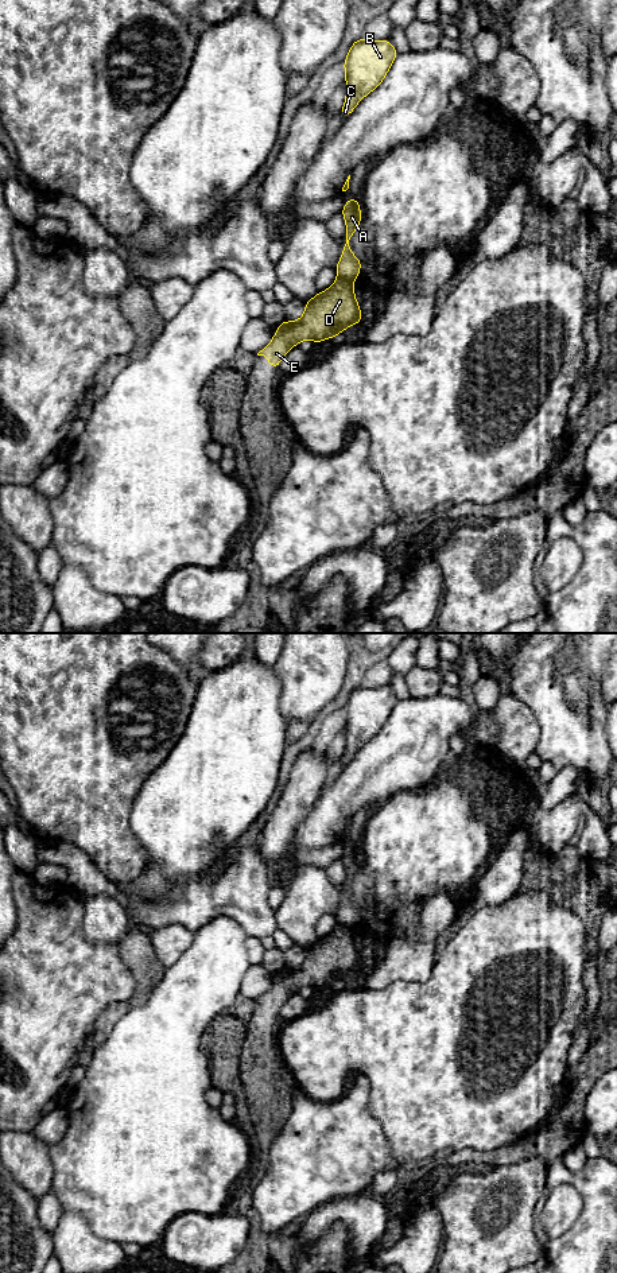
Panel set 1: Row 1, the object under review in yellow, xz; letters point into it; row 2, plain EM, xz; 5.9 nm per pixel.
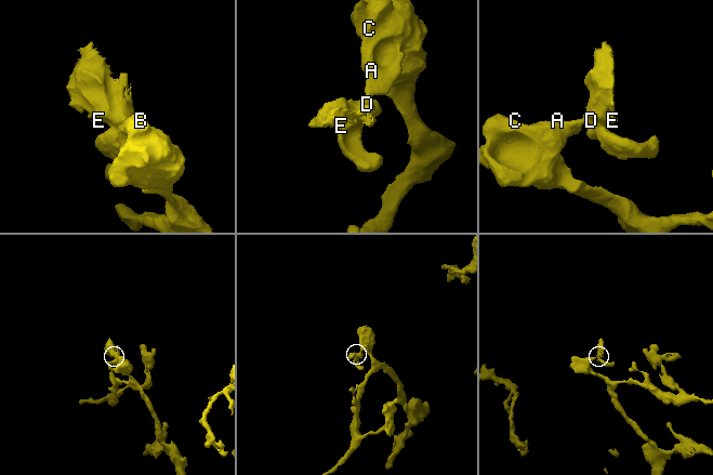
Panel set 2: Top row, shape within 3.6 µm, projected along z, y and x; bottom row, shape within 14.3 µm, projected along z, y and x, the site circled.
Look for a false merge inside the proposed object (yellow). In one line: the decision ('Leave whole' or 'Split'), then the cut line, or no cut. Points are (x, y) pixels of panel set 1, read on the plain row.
Split. Split along xz (338, 923), (352, 930)

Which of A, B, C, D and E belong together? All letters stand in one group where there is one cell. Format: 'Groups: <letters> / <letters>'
Groups: A B C / D E

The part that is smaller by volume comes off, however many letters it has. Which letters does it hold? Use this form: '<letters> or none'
D, E

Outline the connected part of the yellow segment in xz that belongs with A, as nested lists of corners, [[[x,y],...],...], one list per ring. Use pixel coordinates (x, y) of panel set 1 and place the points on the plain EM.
[[[349,845],[341,859],[346,868],[346,881],[344,884],[344,899],[335,917],[338,924],[353,929],[360,921],[360,913],[362,911],[361,907],[357,907],[354,904],[352,894],[349,893],[352,881],[356,878],[357,873],[361,869],[360,849],[357,846]]]

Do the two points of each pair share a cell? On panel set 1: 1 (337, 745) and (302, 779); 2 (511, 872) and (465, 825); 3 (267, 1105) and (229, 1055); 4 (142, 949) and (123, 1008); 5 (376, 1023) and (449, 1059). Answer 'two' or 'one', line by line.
1: two
2: two
3: two
4: one
5: one

